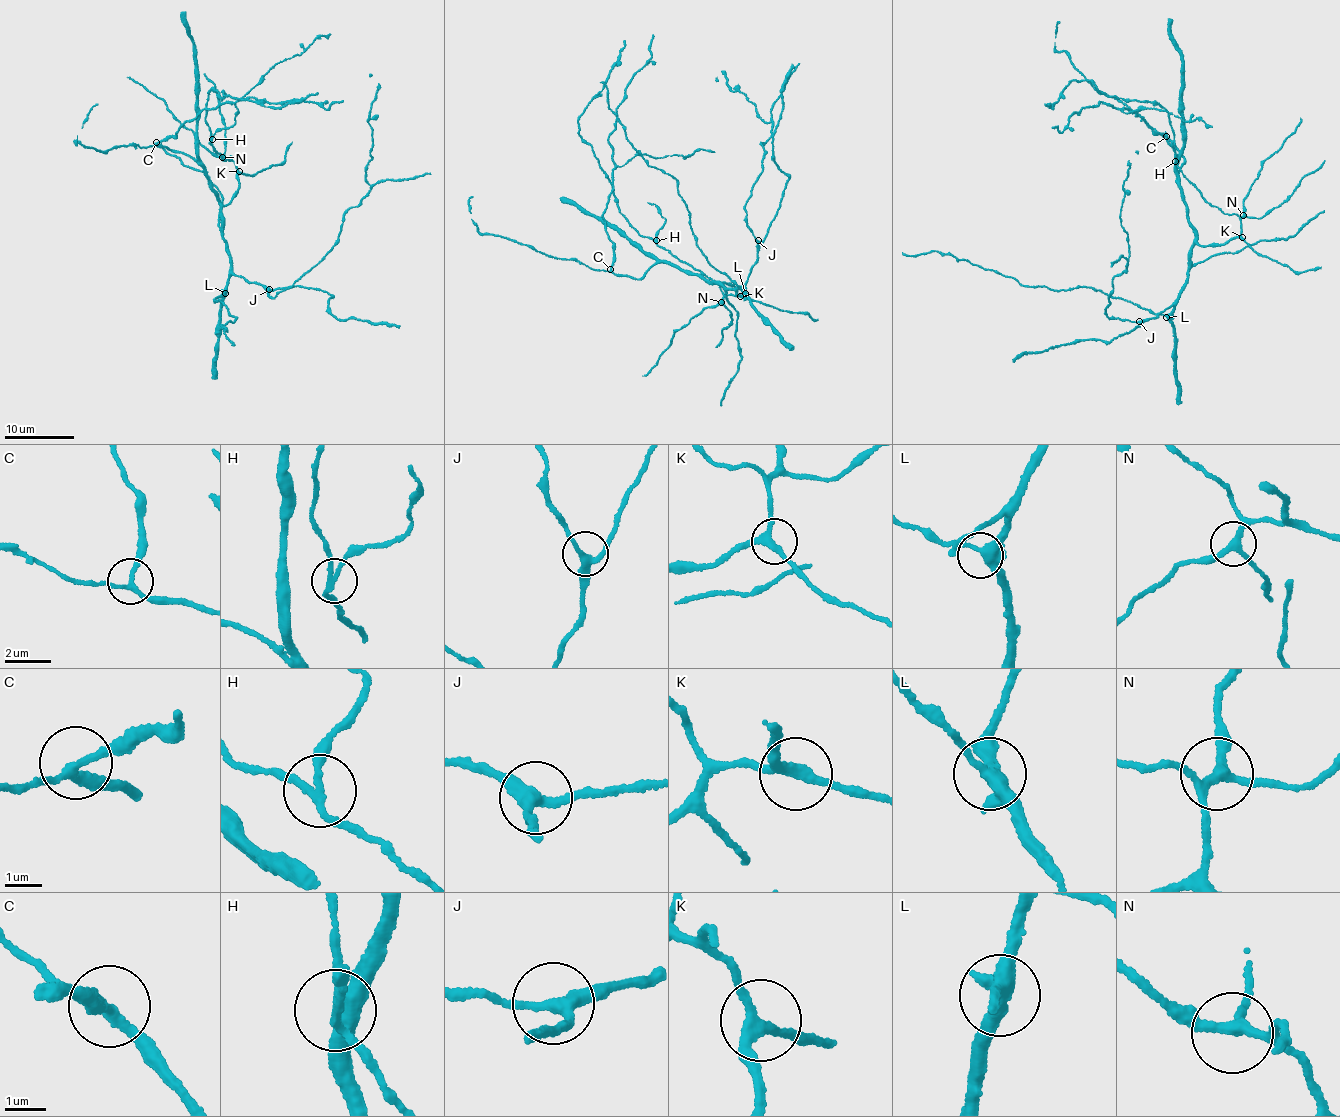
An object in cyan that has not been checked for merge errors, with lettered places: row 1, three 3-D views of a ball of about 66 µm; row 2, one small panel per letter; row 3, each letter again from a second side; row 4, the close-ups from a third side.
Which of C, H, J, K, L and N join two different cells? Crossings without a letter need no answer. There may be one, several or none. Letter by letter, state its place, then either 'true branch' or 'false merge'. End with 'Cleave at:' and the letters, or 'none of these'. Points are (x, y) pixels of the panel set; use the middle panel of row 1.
C: place (610, 269); true branch
H: place (656, 240); false merge
J: place (758, 240); true branch
K: place (740, 296); true branch
L: place (745, 293); true branch
N: place (721, 302); true branch
Cleave at: H

